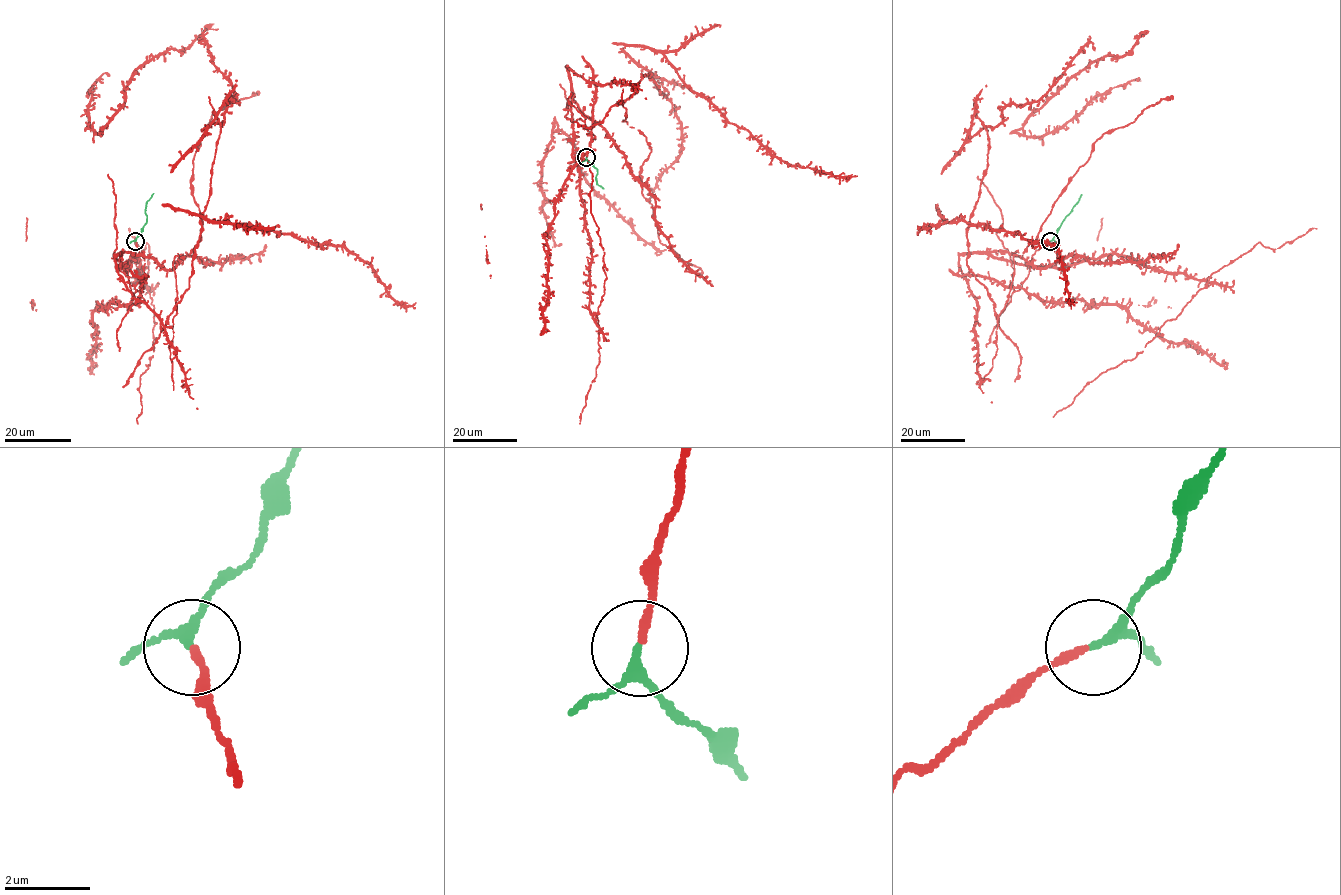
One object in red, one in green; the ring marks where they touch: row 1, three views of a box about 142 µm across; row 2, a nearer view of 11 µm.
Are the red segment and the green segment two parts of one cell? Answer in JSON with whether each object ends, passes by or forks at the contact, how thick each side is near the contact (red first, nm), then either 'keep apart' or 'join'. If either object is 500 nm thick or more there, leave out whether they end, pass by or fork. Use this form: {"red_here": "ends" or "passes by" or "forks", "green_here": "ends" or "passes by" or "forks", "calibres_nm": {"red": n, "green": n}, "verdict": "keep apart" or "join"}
{"red_here": "ends", "green_here": "passes by", "calibres_nm": {"red": 170, "green": 180}, "verdict": "join"}

